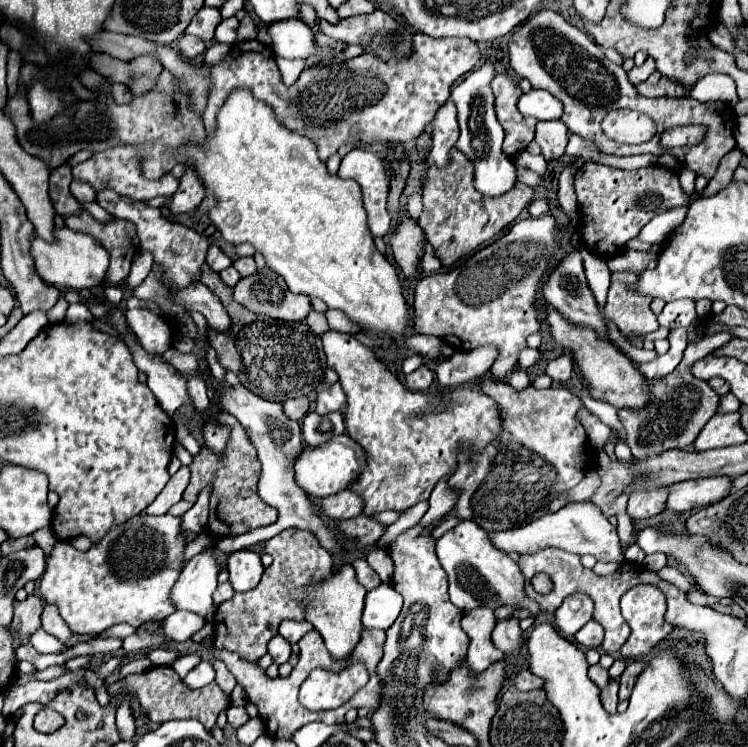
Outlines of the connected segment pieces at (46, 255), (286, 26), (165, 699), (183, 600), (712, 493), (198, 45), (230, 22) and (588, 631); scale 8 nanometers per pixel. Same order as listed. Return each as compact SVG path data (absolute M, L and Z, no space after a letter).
M56 227L52 243L44 241L34 233L30 241L30 255L34 259L34 267L40 279L60 289L90 289L104 285L104 275L110 259L108 251L104 251L104 247L94 241L92 235L72 231L68 227Z
M280 21L274 27L268 27L268 33L272 37L272 49L278 57L306 59L318 51L310 27L302 21Z
M152 667L140 675L128 675L124 681L110 685L110 693L122 695L124 691L132 691L138 697L146 715L154 723L164 723L172 719L198 719L208 731L212 731L212 727L216 725L218 713L228 707L228 699L216 683L210 683L202 689L190 689L178 679L172 667Z
M200 553L188 561L180 573L180 579L172 587L172 603L176 609L206 615L212 605L212 593L216 589L218 563L214 553Z
M706 477L682 481L668 487L666 509L670 511L694 511L706 505L712 505L728 495L732 487L732 477Z
M180 35L176 49L184 59L194 59L194 57L200 57L206 51L206 43L202 39L192 37L192 35Z
M230 17L230 19L224 19L218 27L216 27L216 35L214 35L214 41L218 43L236 43L236 29L238 29L240 21L236 17Z
M590 621L586 623L576 635L574 635L576 643L580 643L582 647L588 647L588 649L596 649L600 647L602 639L604 639L604 629L600 627L600 623L596 621Z

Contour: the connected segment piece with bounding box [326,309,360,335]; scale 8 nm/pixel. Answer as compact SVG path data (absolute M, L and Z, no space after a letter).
M328 309L328 311L326 311L326 317L328 317L330 329L334 329L334 331L338 331L338 333L348 333L348 335L352 335L352 333L358 333L358 331L360 331L360 327L354 325L354 323L350 323L348 317L346 317L342 311Z

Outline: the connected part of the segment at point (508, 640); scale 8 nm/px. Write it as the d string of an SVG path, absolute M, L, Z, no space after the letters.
M508 617L498 621L492 631L492 641L506 655L512 655L514 651L518 651L522 645L522 629L518 627L518 619Z

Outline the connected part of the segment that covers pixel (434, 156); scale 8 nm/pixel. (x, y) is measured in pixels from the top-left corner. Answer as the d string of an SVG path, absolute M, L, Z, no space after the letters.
M450 99L438 107L438 111L436 111L434 119L428 123L426 131L432 135L430 161L436 163L438 167L444 167L444 163L448 163L448 151L454 147L454 143L458 139L456 107Z

